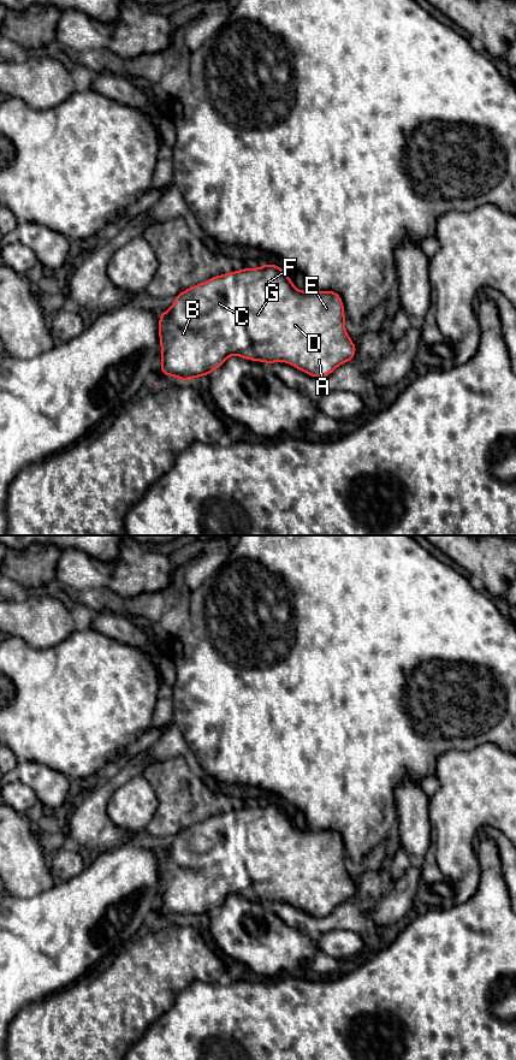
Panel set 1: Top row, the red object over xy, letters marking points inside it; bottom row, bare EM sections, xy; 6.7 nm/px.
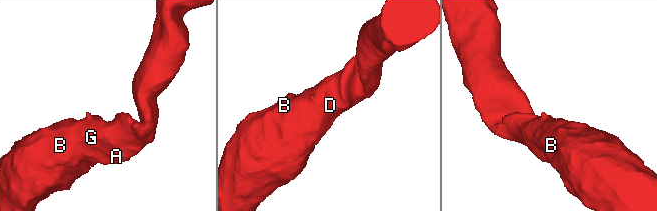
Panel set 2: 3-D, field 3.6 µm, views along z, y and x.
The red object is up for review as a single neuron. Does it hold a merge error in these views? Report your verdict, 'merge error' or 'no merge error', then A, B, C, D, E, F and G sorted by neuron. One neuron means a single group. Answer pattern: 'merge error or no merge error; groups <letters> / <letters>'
no merge error; groups A B C D E F G

